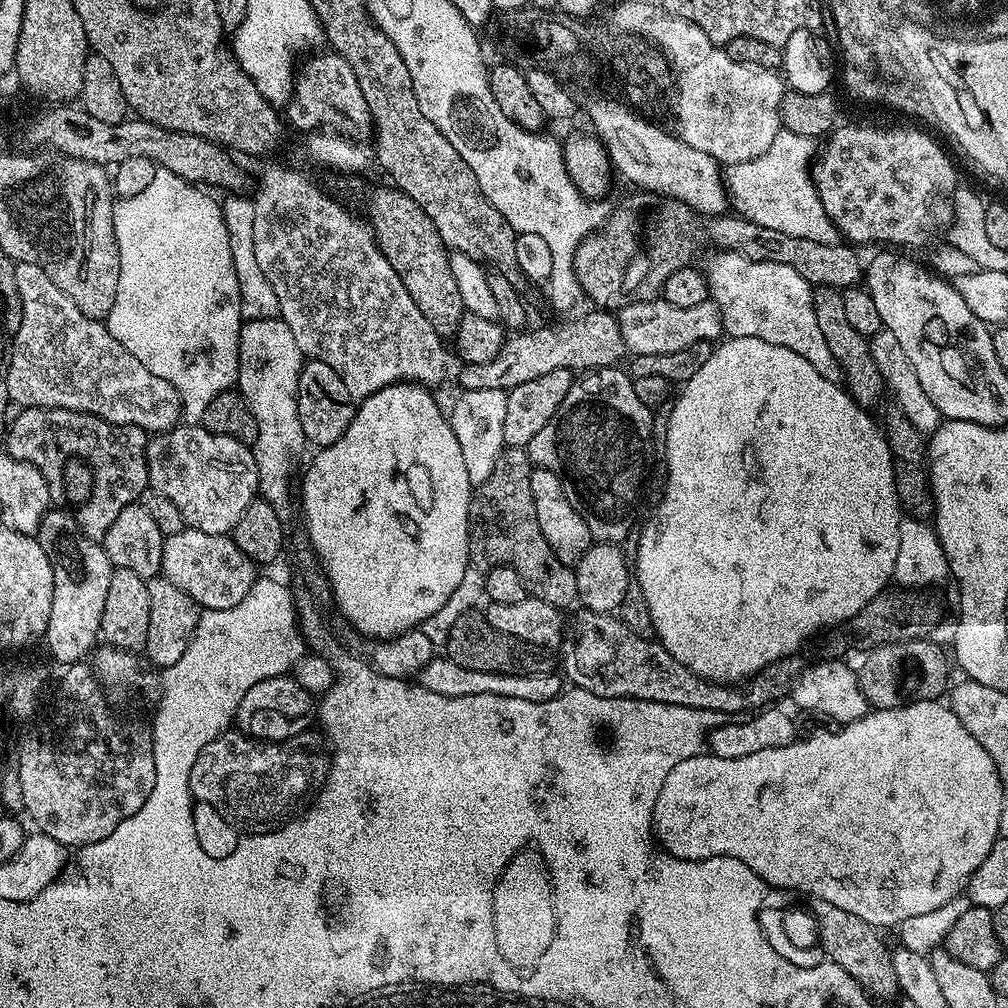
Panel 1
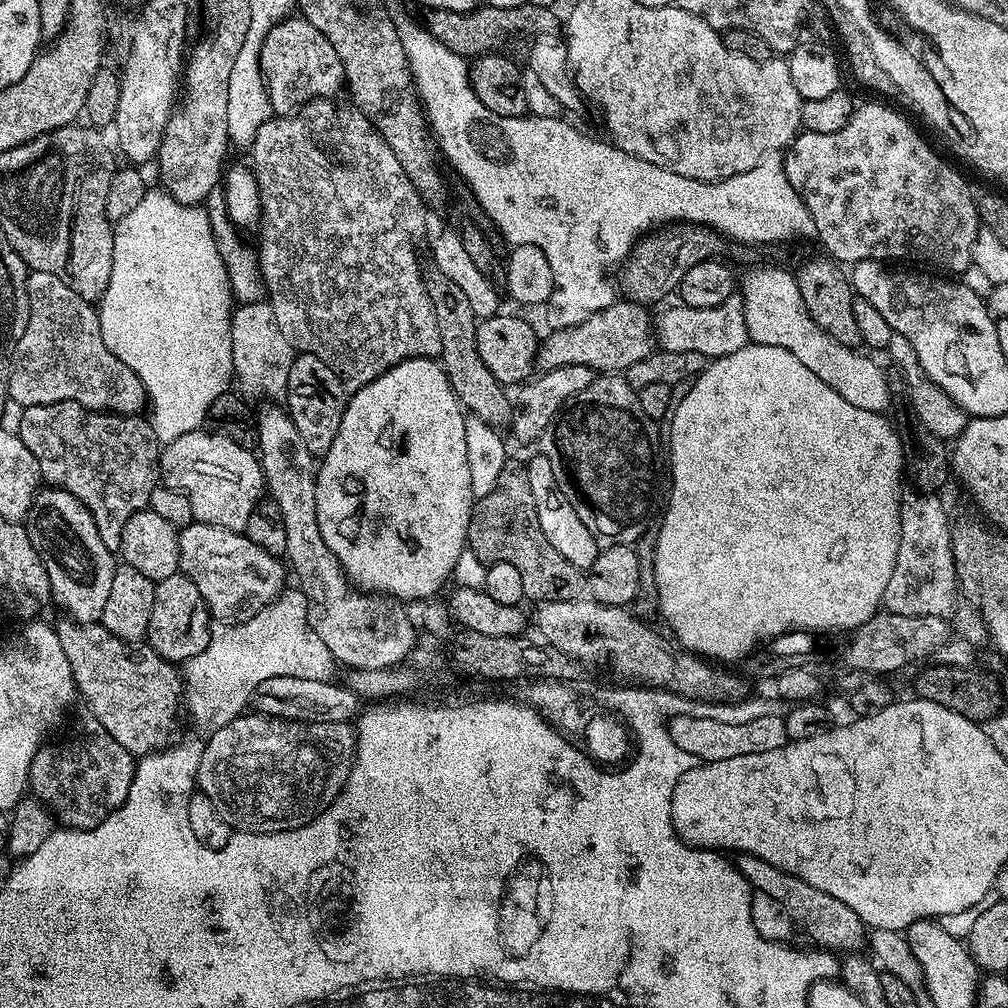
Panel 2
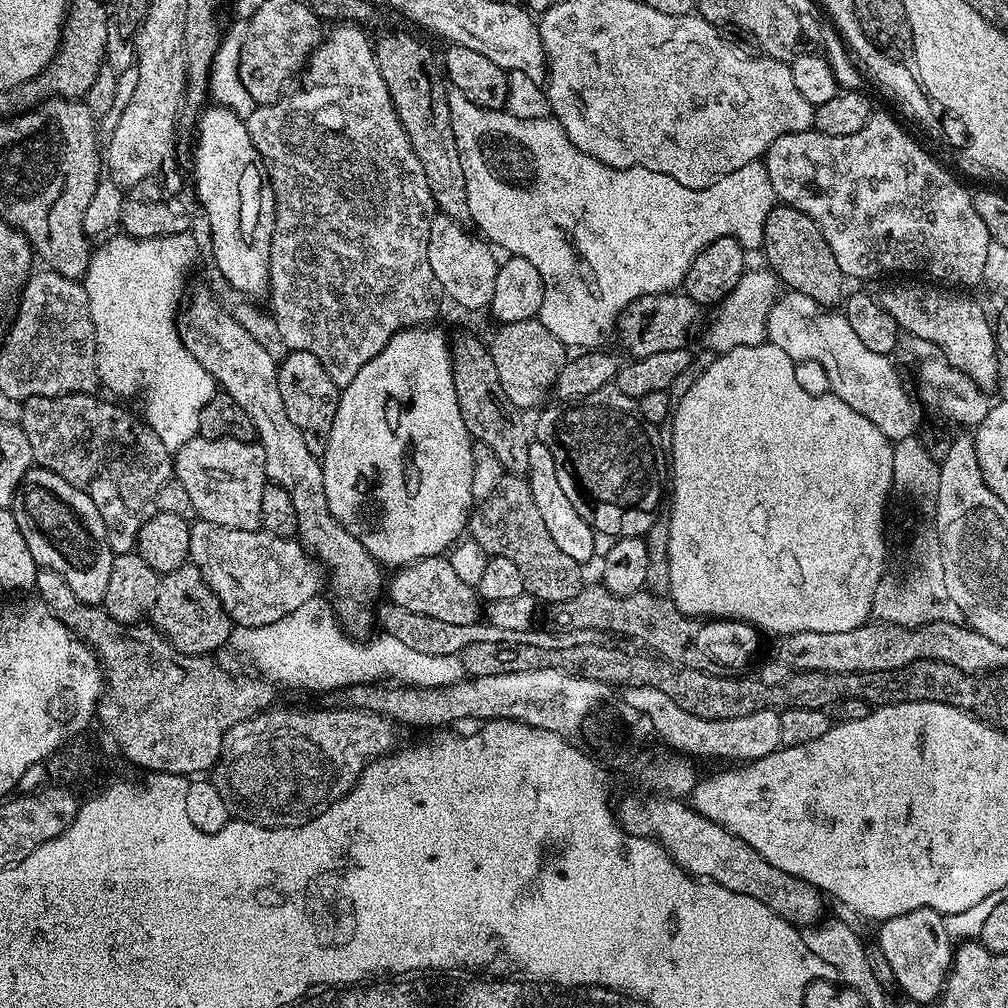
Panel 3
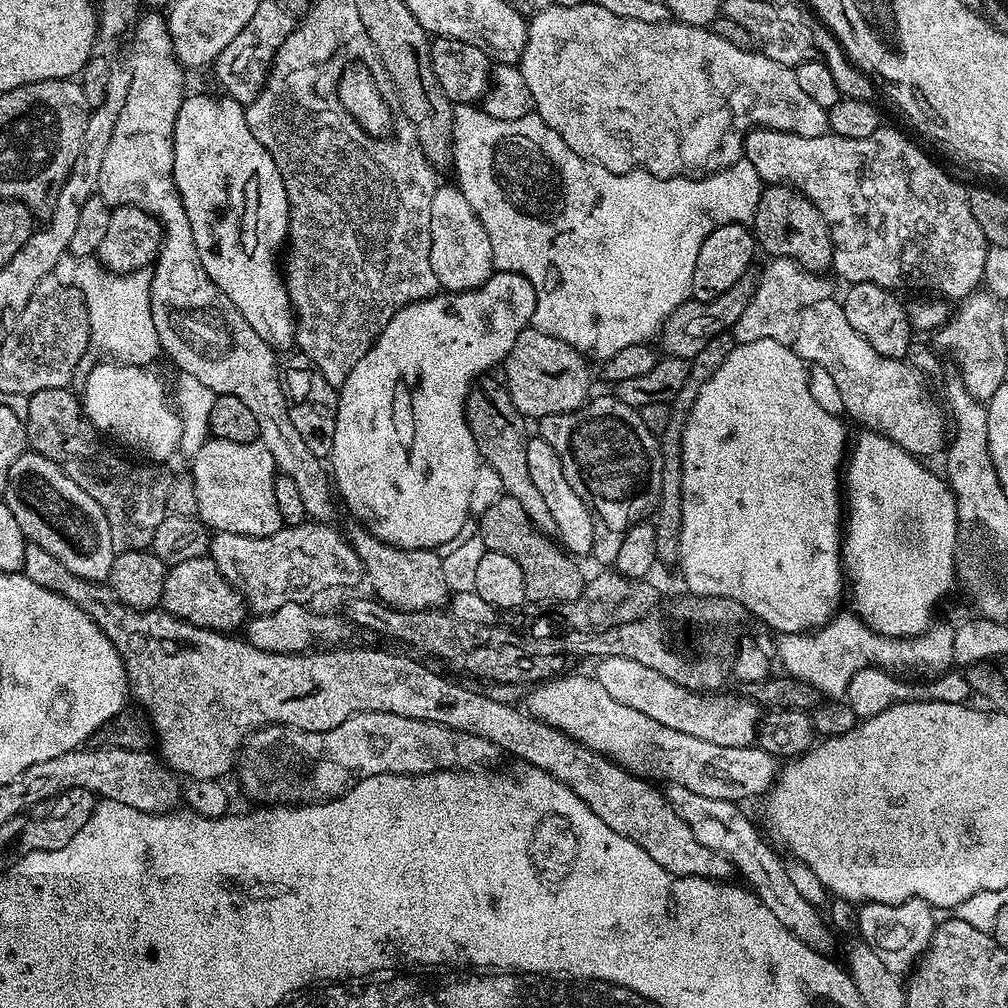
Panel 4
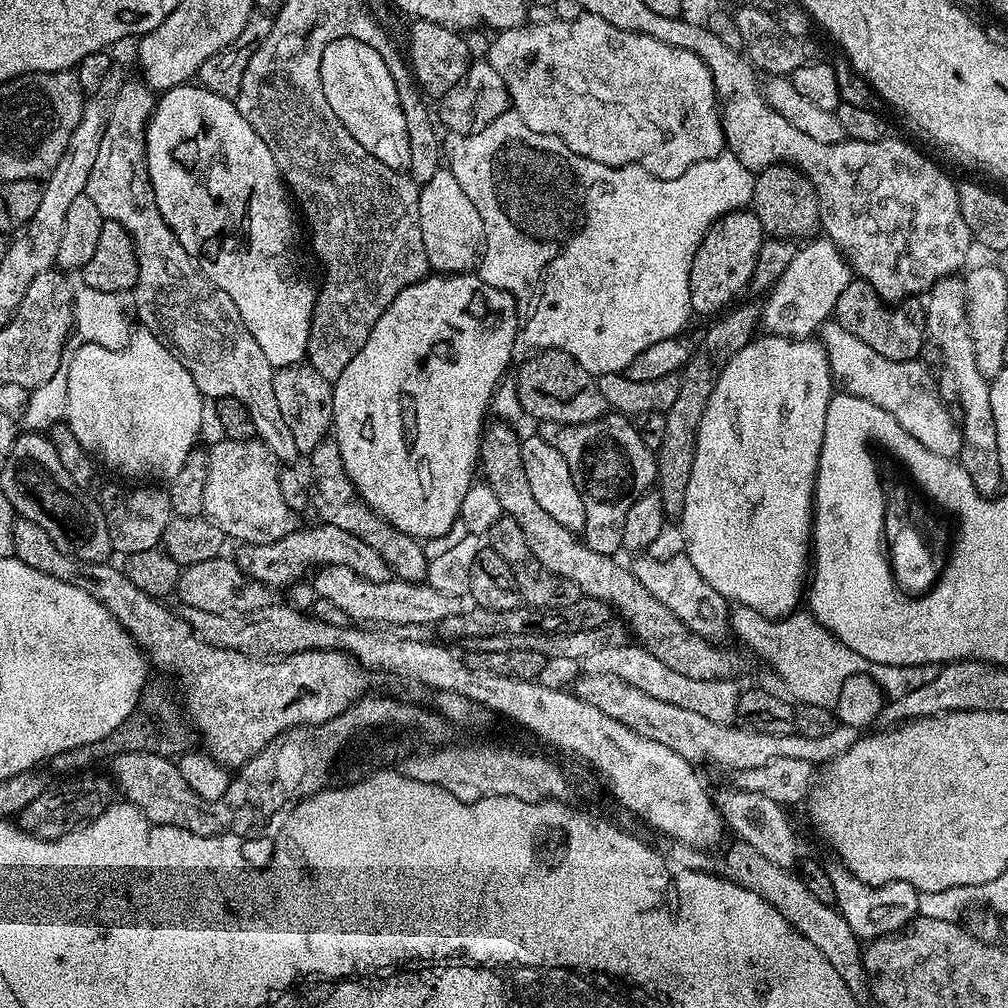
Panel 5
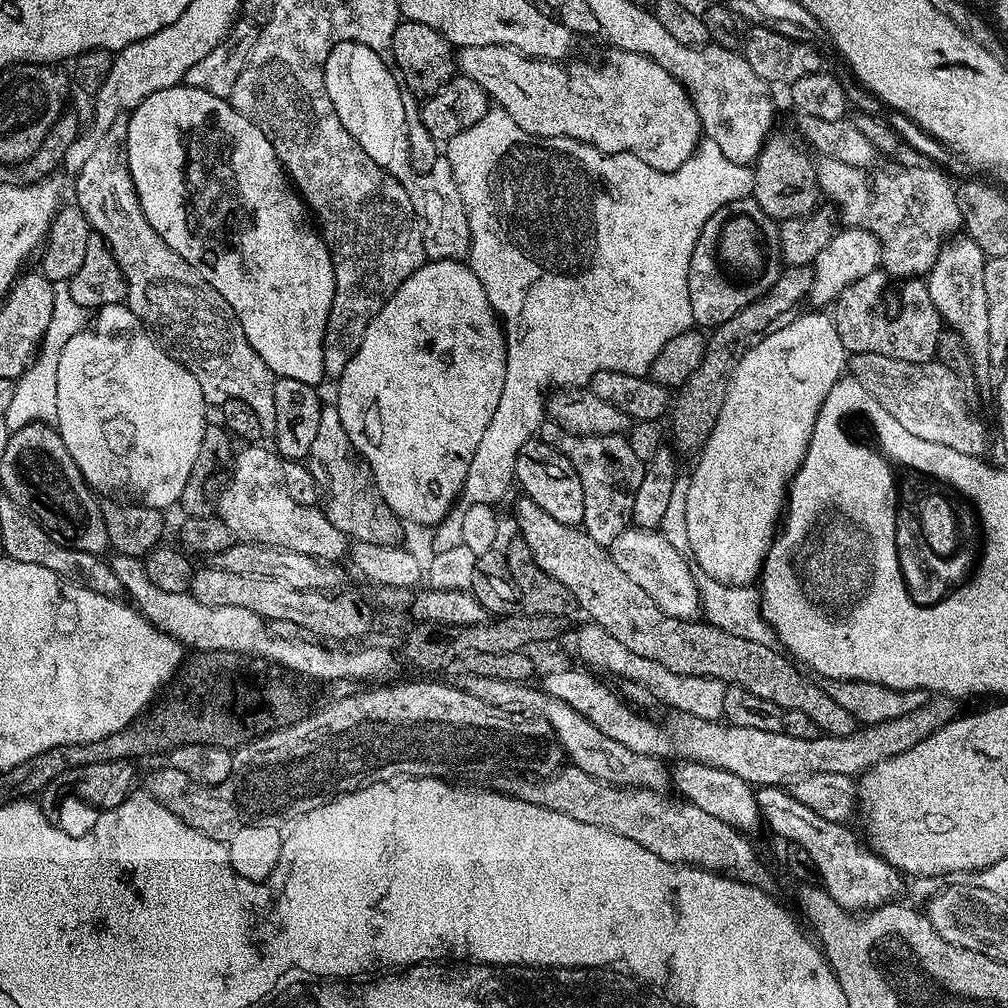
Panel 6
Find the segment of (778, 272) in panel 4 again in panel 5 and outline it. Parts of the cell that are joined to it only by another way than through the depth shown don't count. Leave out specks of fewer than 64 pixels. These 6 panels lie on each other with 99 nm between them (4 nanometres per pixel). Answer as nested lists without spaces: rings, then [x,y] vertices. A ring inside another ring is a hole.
[[[830,238],[809,239],[803,246],[797,247],[790,266],[786,266],[782,278],[778,278],[772,291],[767,293],[760,310],[760,324],[764,328],[763,331],[769,336],[785,336],[791,340],[803,340],[811,337],[820,325],[835,313],[838,297],[842,294],[842,290],[846,290],[846,286],[853,278],[851,263],[833,240]]]

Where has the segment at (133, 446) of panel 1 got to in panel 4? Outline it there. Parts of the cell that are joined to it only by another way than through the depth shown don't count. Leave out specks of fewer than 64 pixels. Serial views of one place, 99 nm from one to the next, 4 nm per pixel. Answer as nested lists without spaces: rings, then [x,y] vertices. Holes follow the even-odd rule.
[[[51,388],[50,390],[38,390],[34,395],[27,397],[28,413],[23,413],[24,429],[28,435],[28,448],[33,452],[50,458],[69,476],[102,506],[106,514],[106,522],[110,522],[110,542],[117,552],[129,552],[130,550],[151,549],[154,530],[158,530],[164,517],[169,515],[168,510],[168,485],[170,483],[169,473],[164,473],[163,467],[152,462],[140,462],[135,464],[116,452],[111,452],[102,439],[101,433],[93,428],[88,417],[84,415],[84,406],[79,395],[76,396],[68,388]]]

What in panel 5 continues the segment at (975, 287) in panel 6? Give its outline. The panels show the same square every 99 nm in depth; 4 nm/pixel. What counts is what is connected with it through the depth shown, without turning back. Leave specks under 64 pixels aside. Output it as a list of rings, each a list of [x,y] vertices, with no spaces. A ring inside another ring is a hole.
[[[959,275],[947,276],[933,285],[927,293],[924,326],[931,343],[933,340],[940,347],[940,356],[952,375],[953,386],[956,387],[956,400],[964,411],[964,417],[959,417],[958,420],[964,433],[964,445],[958,457],[960,465],[964,467],[966,474],[970,474],[980,493],[992,498],[1002,488],[1002,466],[998,466],[998,429],[994,426],[994,409],[990,406],[990,380],[982,374],[974,350],[972,323],[968,320],[969,307],[967,283]]]

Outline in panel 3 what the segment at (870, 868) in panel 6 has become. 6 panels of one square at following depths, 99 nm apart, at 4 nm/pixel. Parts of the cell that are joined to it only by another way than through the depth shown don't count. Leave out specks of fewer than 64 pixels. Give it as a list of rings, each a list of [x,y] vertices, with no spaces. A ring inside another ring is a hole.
[[[932,908],[910,910],[906,914],[898,914],[894,918],[883,921],[879,925],[878,943],[886,954],[886,959],[893,967],[893,978],[900,982],[904,972],[908,975],[907,999],[921,1002],[935,1001],[939,997],[944,977],[952,967],[954,943],[948,937],[948,928],[944,925],[945,917]]]

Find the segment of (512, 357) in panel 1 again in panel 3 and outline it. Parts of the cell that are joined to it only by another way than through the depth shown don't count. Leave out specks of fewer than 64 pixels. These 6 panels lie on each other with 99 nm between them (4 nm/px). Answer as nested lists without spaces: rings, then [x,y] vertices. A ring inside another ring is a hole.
[[[675,291],[643,296],[620,315],[620,344],[629,352],[629,357],[638,360],[650,358],[650,354],[662,354],[662,350],[688,348],[688,335],[691,334],[692,327],[699,322],[700,312],[701,305],[696,304],[689,296],[677,294]]]

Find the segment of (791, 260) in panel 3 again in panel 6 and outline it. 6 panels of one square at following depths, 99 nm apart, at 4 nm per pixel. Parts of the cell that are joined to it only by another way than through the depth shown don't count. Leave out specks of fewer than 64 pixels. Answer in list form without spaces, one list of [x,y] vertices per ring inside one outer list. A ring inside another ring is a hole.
[[[773,135],[764,144],[760,155],[754,161],[752,168],[752,195],[751,199],[766,210],[770,219],[777,222],[807,216],[816,211],[822,193],[820,183],[816,180],[816,166],[813,157],[808,157],[802,149],[788,136]]]

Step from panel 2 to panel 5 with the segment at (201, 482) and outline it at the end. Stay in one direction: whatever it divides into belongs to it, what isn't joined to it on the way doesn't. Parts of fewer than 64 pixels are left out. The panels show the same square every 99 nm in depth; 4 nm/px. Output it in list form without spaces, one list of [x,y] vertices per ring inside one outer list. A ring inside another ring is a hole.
[[[259,439],[230,440],[211,445],[206,474],[204,516],[220,527],[229,541],[240,544],[273,544],[298,527],[297,513],[282,502],[278,487],[281,465]]]

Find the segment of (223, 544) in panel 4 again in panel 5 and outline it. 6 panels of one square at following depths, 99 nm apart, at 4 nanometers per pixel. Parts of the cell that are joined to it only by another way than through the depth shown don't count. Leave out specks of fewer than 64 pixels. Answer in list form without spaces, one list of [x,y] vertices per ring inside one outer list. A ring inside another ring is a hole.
[[[323,522],[317,525],[317,528],[297,527],[296,531],[288,534],[286,538],[274,541],[273,544],[240,544],[237,552],[234,553],[236,565],[247,576],[273,590],[284,588],[287,584],[302,579],[304,575],[307,577],[310,570],[315,570],[325,564],[346,566],[359,576],[365,576],[370,582],[389,580],[388,567],[382,562],[382,554],[378,554],[378,550],[366,546],[362,538],[354,534],[346,534],[346,530],[338,530],[338,526],[330,526]]]

